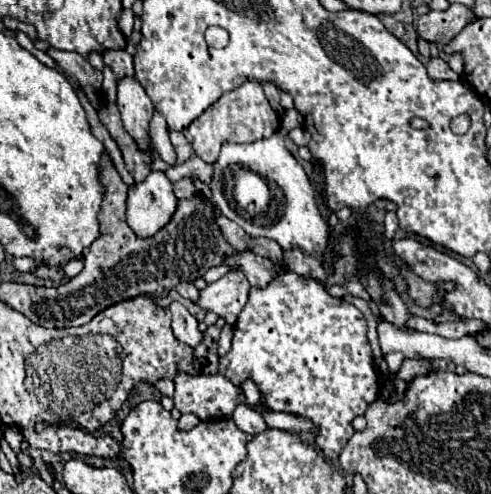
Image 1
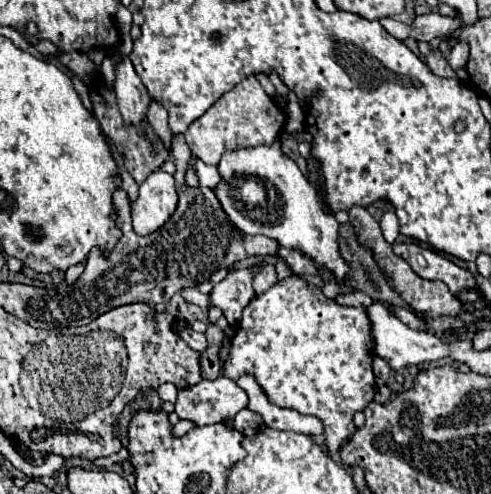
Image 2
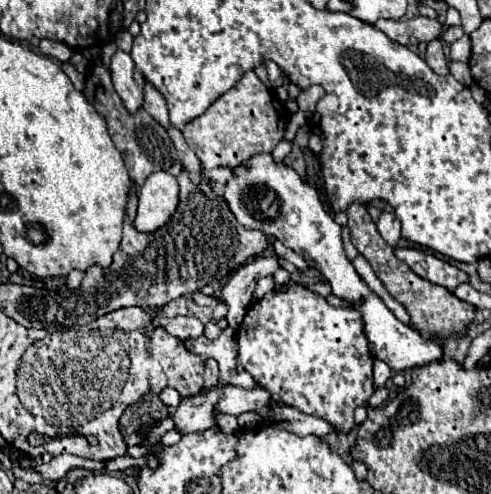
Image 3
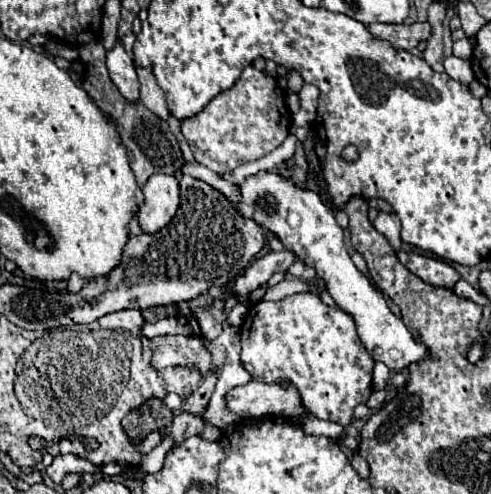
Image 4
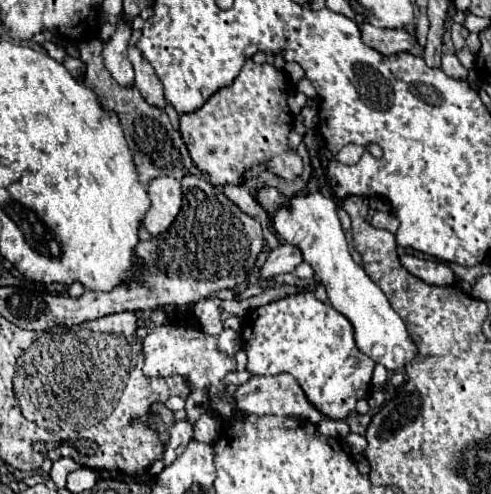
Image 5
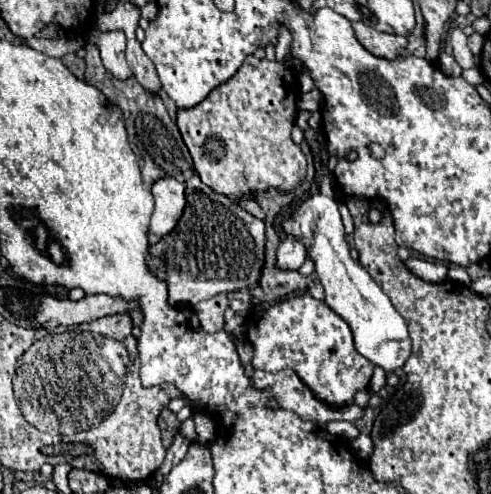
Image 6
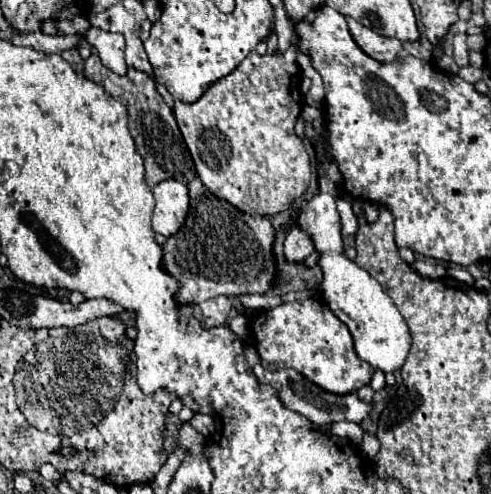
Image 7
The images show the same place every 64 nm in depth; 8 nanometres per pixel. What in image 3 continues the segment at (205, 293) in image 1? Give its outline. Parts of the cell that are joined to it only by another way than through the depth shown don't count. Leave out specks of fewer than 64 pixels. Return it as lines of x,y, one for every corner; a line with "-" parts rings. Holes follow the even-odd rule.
260,256
248,262
246,266
242,266
236,274
232,274
232,278
222,288
222,294
220,294
220,298
228,304
226,320
230,328
236,330
242,324
242,318
250,306
250,296
256,288
256,282
260,278
272,276
278,268
280,268
278,256

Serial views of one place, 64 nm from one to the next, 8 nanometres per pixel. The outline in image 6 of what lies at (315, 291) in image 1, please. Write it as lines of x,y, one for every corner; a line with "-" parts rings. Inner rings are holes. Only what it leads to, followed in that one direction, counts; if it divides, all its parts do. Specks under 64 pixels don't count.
302,294
258,310
256,318
252,328
248,326
248,338
254,348
254,368
266,372
292,368
320,400
332,406
344,406
352,402
358,390
368,388
374,364
356,352
348,324
326,302

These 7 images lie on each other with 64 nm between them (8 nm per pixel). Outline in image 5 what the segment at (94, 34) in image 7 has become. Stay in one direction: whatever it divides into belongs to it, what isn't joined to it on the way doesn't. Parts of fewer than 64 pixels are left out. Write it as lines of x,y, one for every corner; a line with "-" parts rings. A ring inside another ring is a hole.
120,22
116,26
116,32
104,42
104,50
102,50
104,66
108,68
112,78
122,86
134,84
134,70
132,70
132,64
128,62
128,56
126,56
130,32
132,30
124,22

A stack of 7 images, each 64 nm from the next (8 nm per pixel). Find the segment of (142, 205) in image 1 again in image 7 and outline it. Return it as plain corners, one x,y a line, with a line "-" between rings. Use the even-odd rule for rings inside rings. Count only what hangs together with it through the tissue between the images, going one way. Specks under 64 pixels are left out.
164,180
152,188
156,208
152,214
152,230
162,236
172,236
186,220
190,198
186,184
178,180

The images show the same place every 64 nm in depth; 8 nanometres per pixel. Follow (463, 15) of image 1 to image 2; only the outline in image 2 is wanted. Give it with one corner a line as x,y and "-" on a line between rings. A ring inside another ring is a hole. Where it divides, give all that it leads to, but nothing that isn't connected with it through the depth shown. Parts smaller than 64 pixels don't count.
426,14
426,16
416,16
410,24
398,22
394,18
380,18
378,20
382,24
382,28
394,36
396,40
404,42
406,38
414,38
414,40
424,40
430,42
434,38
442,38
448,36
450,32
454,32
458,26
462,26
460,18
446,18
440,14

